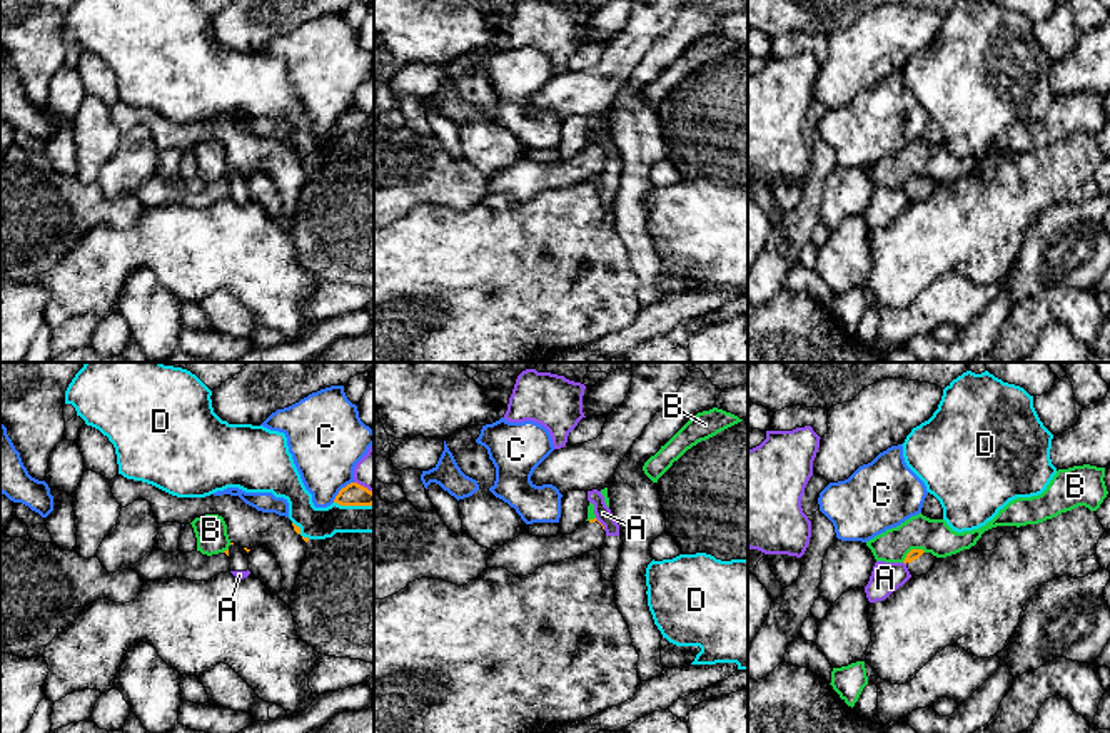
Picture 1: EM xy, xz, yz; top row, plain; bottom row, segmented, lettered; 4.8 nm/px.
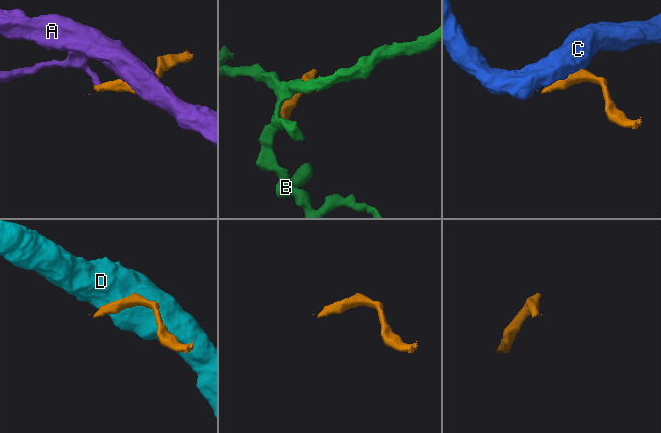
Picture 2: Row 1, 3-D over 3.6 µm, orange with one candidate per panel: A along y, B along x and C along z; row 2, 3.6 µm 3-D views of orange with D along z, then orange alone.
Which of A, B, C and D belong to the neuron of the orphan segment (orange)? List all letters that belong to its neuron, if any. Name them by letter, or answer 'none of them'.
none of them

